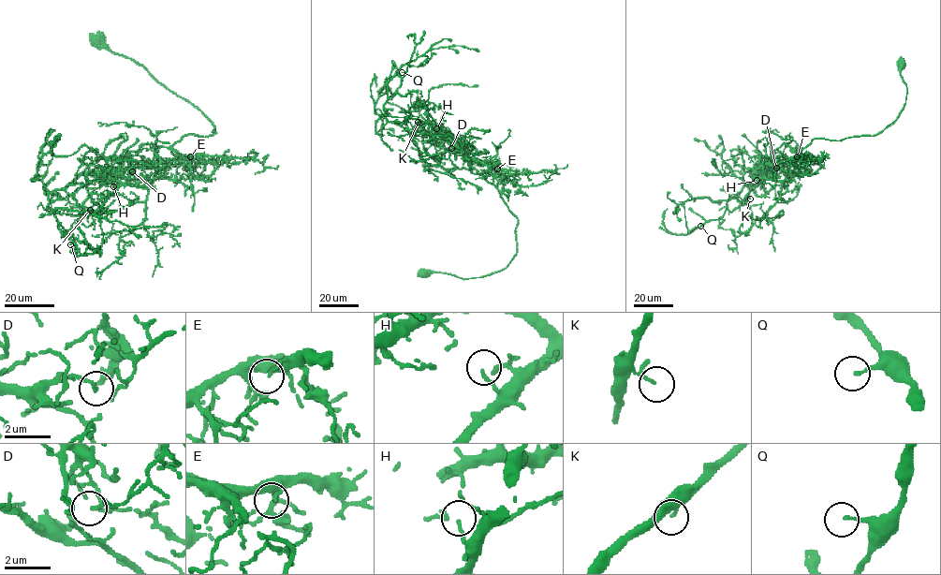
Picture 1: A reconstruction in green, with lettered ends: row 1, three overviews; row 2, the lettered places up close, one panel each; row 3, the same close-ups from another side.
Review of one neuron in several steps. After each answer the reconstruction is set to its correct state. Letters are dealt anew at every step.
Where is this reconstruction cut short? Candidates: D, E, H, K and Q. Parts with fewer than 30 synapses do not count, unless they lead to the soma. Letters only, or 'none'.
H

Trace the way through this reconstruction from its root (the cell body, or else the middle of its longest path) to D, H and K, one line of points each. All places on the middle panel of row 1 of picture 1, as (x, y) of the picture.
D: (424, 273), (480, 277), (505, 269), (517, 252), (517, 217), (497, 187), (472, 172), (448, 136), (451, 148)
H: (424, 273), (480, 277), (505, 269), (517, 252), (517, 217), (497, 187), (473, 173), (463, 154), (436, 128)
K: (424, 273), (472, 278), (505, 269), (516, 254), (518, 220), (448, 137), (418, 122)

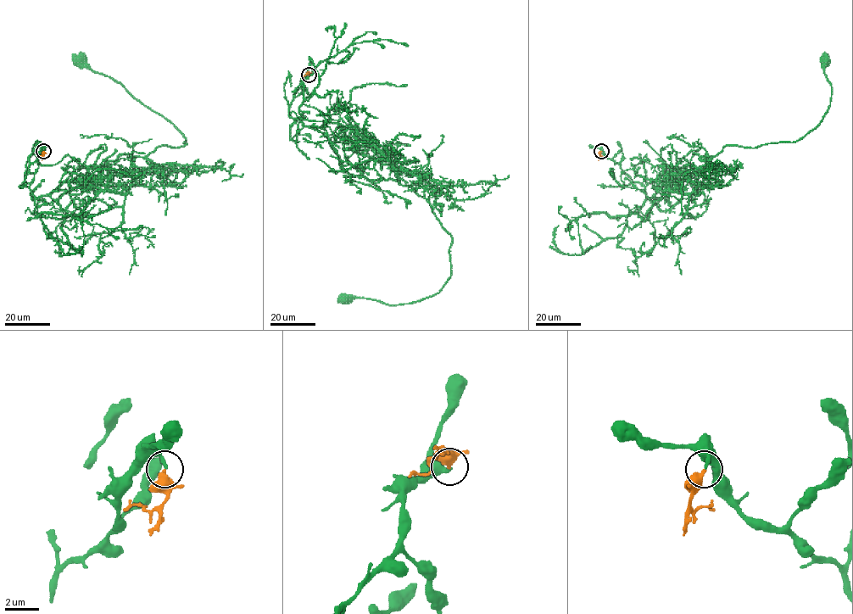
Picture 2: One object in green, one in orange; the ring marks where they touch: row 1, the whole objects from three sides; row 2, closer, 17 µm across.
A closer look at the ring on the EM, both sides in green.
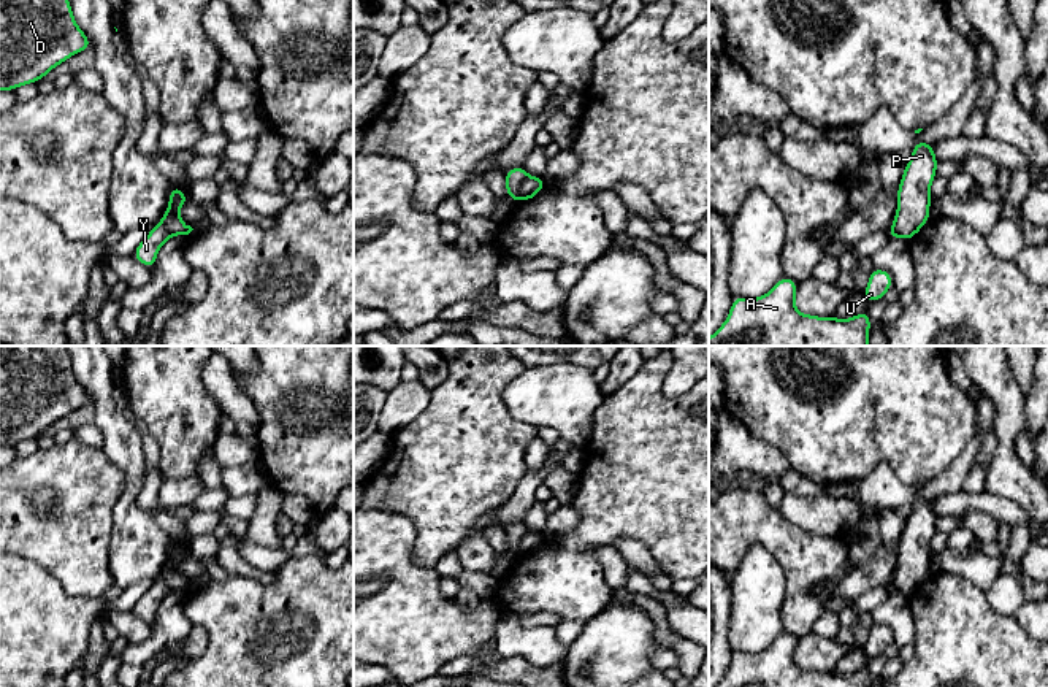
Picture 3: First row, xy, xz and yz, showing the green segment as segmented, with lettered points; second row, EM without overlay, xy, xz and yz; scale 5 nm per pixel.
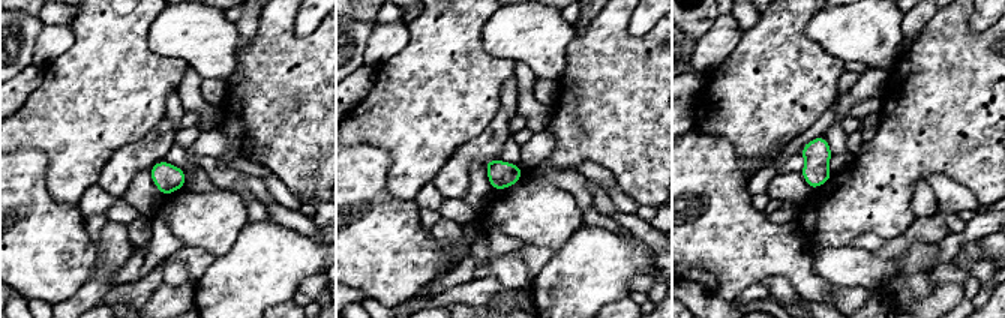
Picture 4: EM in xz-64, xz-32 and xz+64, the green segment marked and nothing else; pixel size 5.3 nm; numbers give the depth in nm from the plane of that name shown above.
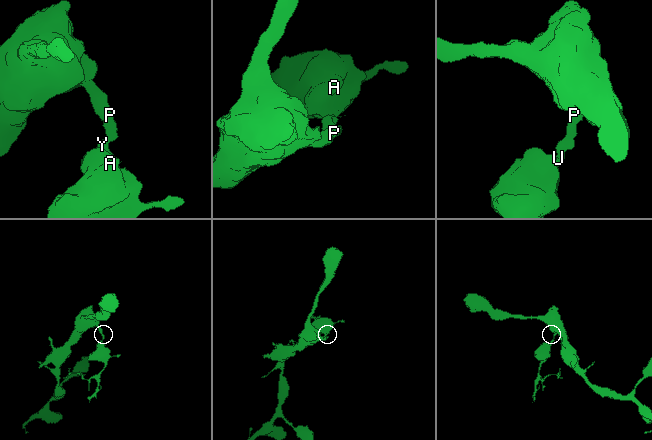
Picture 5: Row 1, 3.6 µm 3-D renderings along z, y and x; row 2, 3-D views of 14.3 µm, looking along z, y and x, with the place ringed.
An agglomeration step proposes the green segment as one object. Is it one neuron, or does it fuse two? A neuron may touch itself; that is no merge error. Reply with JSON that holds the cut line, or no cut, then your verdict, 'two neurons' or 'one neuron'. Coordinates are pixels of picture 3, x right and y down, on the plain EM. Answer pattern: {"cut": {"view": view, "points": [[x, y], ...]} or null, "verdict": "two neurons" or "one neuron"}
{"cut": {"view": "xz", "points": [[528, 532], [520, 540], [517, 554]]}, "verdict": "two neurons"}

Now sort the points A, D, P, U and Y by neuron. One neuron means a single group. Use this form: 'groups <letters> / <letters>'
groups A U Y / D P

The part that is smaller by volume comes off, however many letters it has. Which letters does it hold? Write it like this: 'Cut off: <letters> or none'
Cut off: A, U, Y

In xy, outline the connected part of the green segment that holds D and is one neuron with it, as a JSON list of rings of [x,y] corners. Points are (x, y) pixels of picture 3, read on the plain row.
[[[0,346],[0,447],[38,438],[89,403],[67,346]]]

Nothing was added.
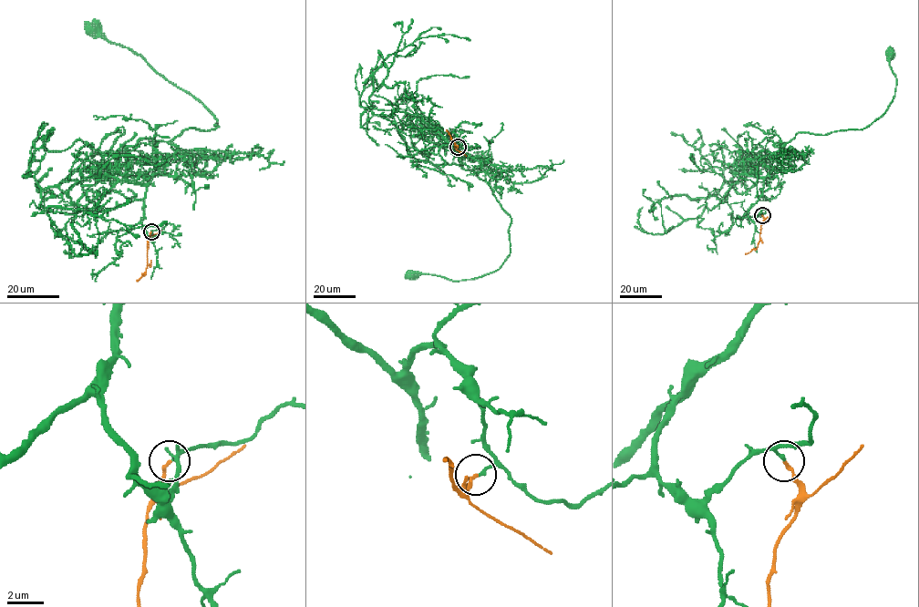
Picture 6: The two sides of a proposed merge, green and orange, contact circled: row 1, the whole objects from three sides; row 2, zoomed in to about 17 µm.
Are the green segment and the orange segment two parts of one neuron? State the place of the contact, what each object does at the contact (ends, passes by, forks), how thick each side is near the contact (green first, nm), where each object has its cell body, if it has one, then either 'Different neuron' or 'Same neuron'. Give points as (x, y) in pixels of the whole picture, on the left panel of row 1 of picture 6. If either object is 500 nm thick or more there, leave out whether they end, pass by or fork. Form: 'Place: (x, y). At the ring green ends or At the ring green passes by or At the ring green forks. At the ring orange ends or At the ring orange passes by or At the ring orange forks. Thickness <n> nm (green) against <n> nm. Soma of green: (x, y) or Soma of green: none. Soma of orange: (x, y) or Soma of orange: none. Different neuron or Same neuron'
Place: (151, 231). At the ring green ends. At the ring orange ends. Thickness 160 nm (green) against 170 nm. Soma of green: (93, 28). Soma of orange: none. Same neuron

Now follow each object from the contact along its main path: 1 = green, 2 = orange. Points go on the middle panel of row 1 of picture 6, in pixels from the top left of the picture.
1: (458, 147), (450, 133), (461, 166), (489, 183), (510, 216), (510, 255), (496, 271), (472, 279), (412, 275)
2: (458, 147), (456, 149), (447, 130)

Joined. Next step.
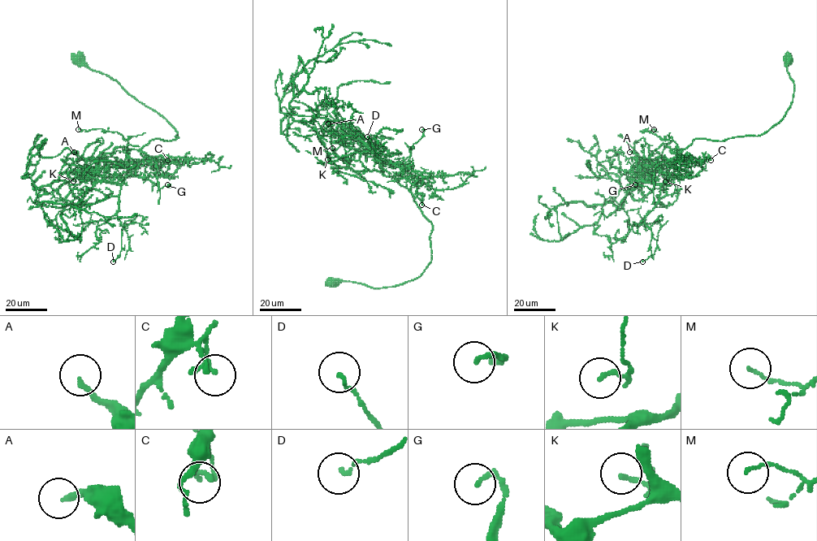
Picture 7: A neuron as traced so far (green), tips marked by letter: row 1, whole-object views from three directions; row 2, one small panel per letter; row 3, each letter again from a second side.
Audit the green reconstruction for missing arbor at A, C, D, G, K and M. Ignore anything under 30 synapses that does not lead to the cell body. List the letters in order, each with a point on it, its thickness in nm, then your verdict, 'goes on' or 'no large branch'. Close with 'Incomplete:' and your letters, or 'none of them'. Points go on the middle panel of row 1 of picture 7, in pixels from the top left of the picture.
A: place (328, 123); calibre 190 nm; no large branch
C: place (421, 205); calibre 110 nm; no large branch
D: place (367, 136); calibre 110 nm; no large branch
G: place (421, 129); calibre 180 nm; no large branch
K: place (327, 159); calibre 110 nm; no large branch
M: place (332, 148); calibre 100 nm; no large branch
Incomplete: none of them

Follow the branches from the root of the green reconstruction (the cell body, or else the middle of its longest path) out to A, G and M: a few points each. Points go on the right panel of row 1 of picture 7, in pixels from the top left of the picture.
A: (788, 61), (793, 101), (762, 134), (695, 139), (684, 149), (676, 147), (677, 157), (670, 161), (629, 152)
G: (788, 61), (793, 101), (779, 122), (758, 136), (722, 140), (695, 139), (654, 168), (652, 189), (635, 184)
M: (788, 61), (793, 101), (762, 134), (695, 139), (680, 149), (673, 140), (645, 130), (654, 129)

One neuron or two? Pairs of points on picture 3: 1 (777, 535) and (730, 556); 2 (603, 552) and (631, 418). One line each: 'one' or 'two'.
1: one
2: two

